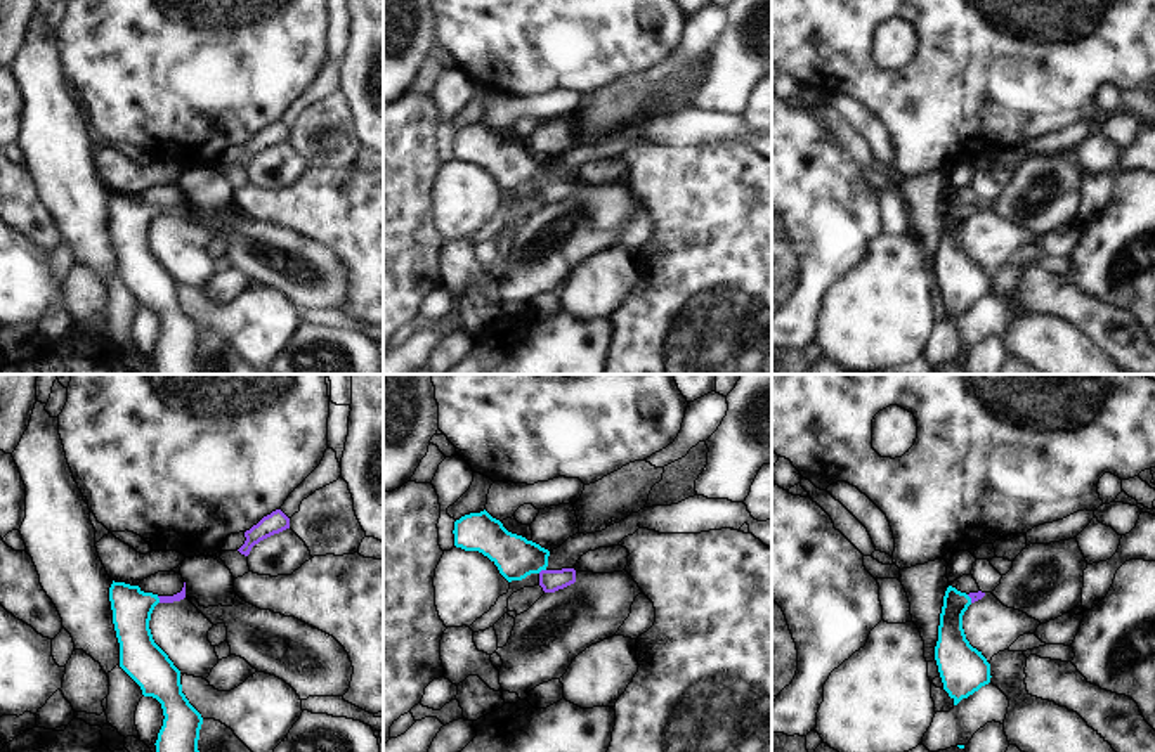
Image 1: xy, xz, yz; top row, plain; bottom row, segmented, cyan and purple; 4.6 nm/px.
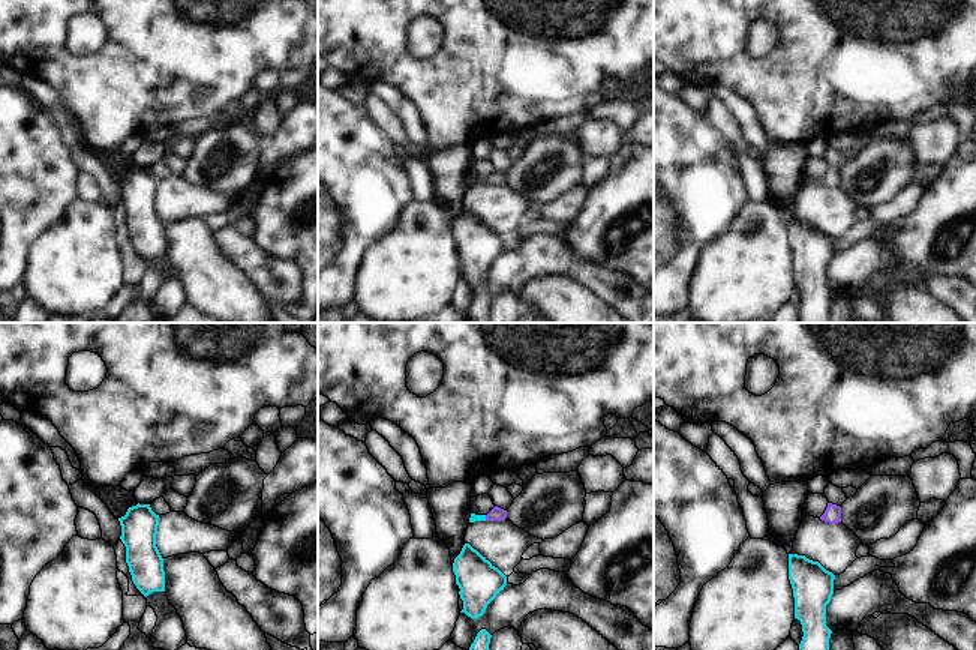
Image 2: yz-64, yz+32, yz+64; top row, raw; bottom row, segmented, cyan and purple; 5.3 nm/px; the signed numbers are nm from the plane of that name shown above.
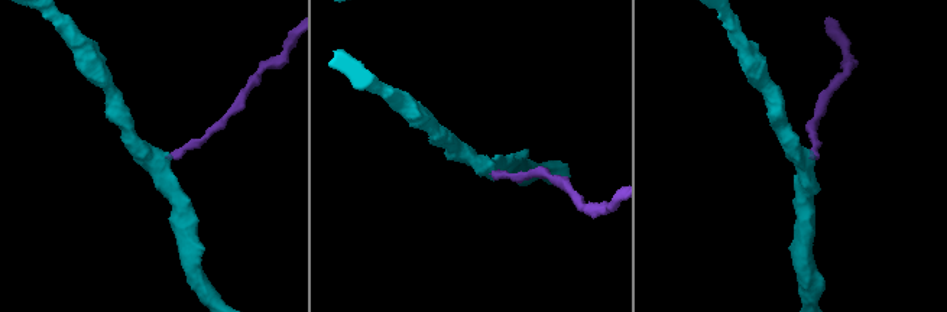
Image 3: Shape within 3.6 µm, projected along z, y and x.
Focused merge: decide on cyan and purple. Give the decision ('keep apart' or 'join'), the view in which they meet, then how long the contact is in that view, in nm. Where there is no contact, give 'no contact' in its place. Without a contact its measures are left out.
join; meets cyan in xz; contact 40 nm long

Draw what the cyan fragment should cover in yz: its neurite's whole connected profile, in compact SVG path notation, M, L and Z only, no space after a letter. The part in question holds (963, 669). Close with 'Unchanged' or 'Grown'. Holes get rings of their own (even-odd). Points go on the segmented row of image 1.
M949 586L940 613L938 641L935 660L943 683L943 690L957 705L982 686L990 683L990 664L969 645L962 629L962 615L968 606L982 600L985 593L961 593Z. Grown.

